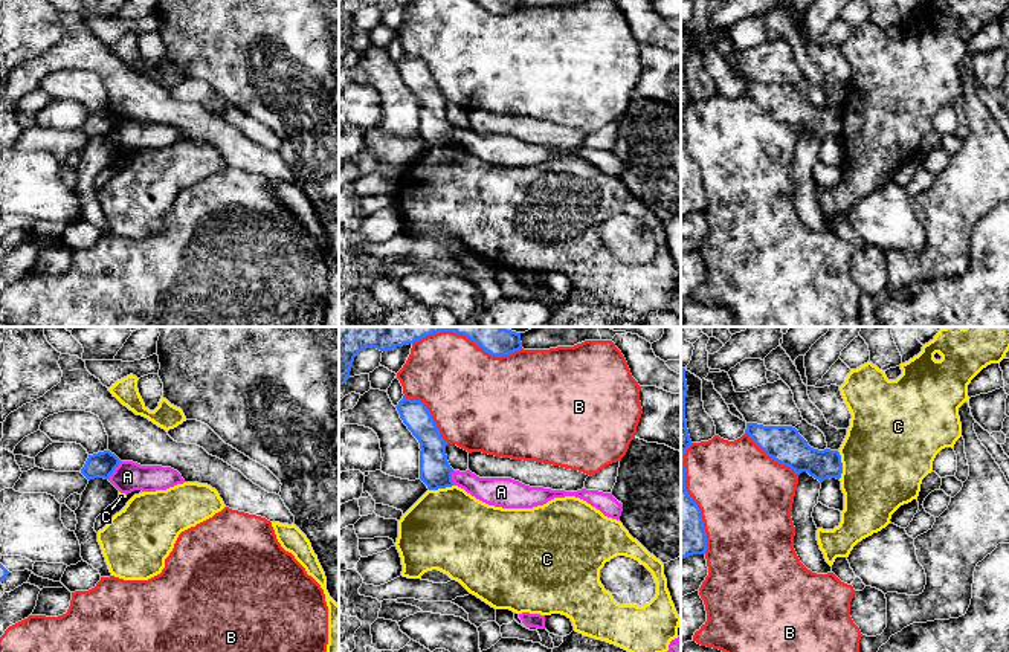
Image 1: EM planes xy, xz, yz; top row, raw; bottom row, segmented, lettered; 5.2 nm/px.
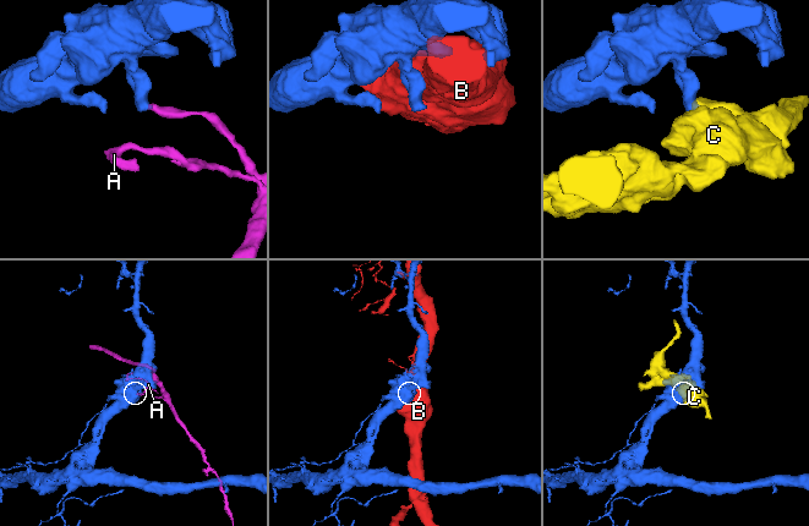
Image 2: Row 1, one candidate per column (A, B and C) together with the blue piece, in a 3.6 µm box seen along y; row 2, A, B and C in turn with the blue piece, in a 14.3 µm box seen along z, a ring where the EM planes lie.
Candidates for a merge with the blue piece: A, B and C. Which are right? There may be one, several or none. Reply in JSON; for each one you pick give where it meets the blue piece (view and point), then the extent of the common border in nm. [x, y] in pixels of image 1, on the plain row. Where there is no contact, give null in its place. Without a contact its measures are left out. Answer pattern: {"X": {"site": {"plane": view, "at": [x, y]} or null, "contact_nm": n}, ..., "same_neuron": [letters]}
{"same_neuron": []}

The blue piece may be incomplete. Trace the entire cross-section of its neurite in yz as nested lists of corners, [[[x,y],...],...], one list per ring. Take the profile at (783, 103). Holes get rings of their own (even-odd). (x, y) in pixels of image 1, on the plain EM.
[[[746,81],[745,92],[774,119],[791,125],[797,134],[808,130],[820,140],[827,136],[841,136],[843,121],[840,110],[811,105],[792,84]]]

